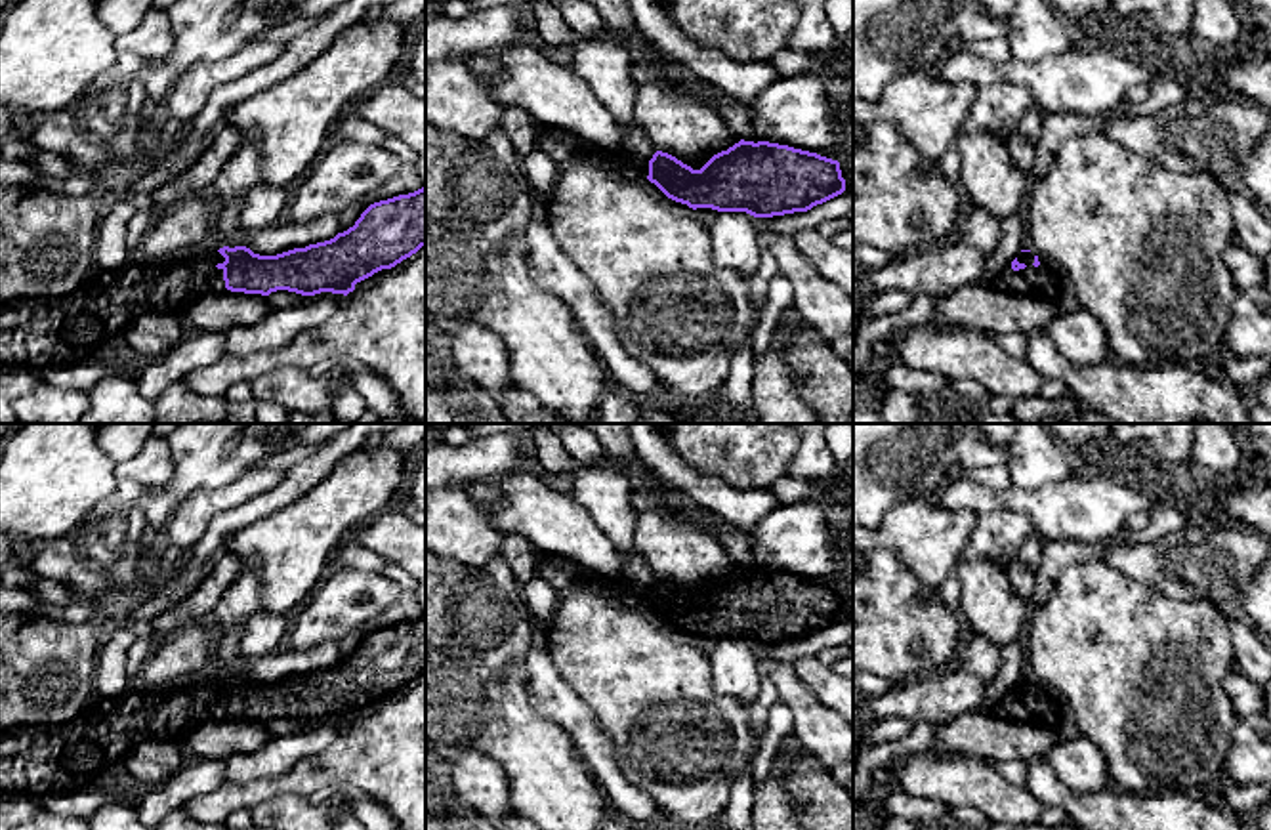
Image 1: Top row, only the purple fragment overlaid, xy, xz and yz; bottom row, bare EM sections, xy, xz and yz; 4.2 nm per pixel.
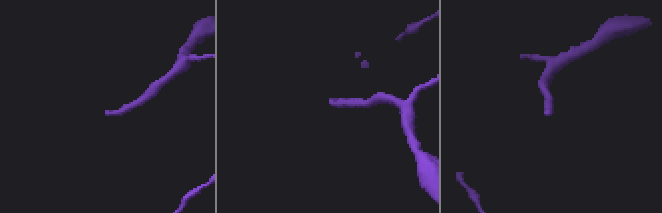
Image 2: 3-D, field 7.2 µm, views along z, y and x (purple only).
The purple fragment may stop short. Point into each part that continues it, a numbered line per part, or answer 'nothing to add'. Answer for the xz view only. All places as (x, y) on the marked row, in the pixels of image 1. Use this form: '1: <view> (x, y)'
1: xz (619, 159)

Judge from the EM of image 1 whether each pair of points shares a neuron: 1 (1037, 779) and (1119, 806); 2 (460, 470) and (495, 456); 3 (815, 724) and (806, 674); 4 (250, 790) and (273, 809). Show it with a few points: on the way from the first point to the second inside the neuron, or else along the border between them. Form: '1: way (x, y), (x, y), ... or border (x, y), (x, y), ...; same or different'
1: way (1058, 794), (1075, 806), (1098, 806); same
2: way (468, 464), (487, 458); same
3: border (792, 663), (798, 678), (833, 712); different
4: border (306, 794), (277, 794), (262, 800), (252, 809); different

